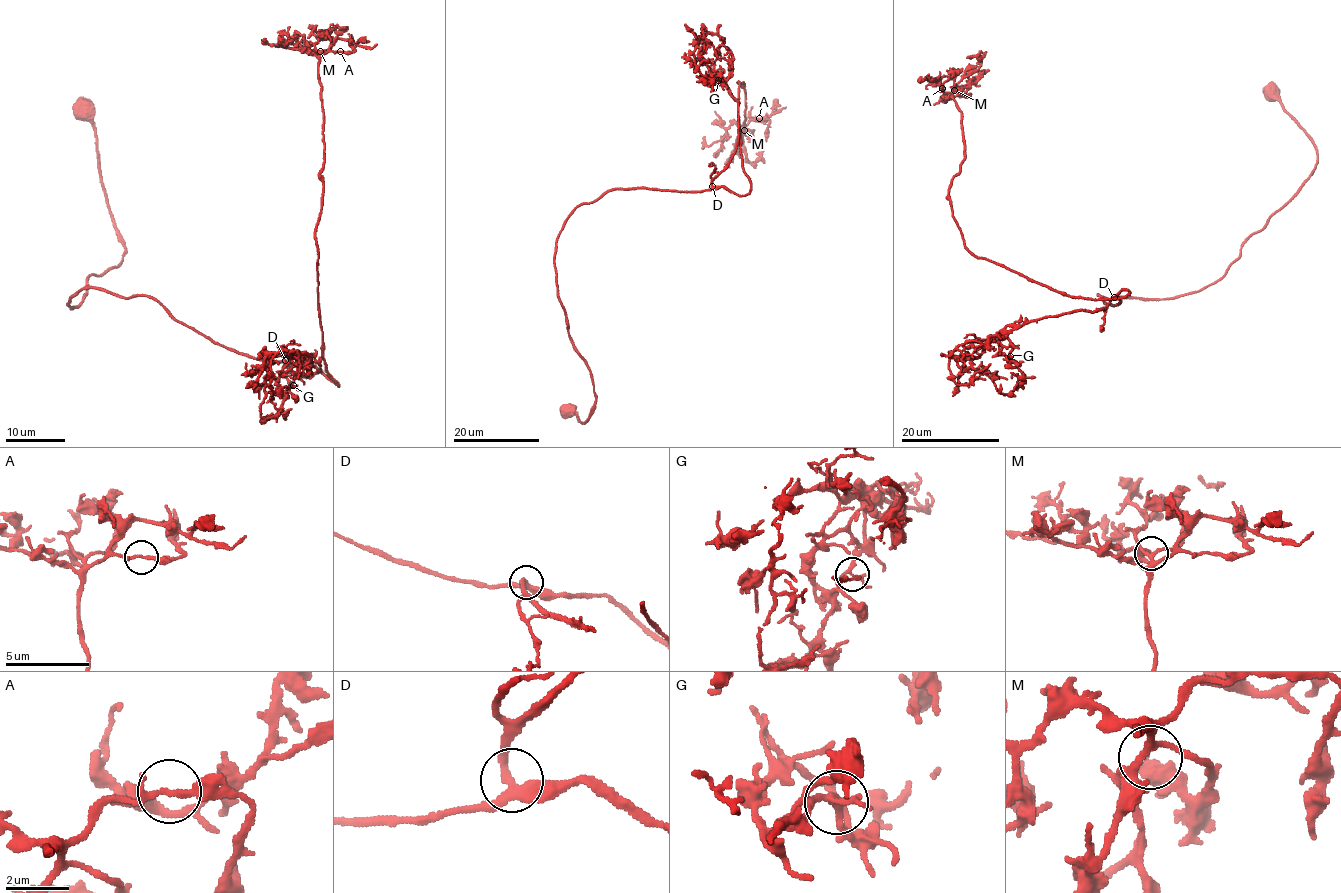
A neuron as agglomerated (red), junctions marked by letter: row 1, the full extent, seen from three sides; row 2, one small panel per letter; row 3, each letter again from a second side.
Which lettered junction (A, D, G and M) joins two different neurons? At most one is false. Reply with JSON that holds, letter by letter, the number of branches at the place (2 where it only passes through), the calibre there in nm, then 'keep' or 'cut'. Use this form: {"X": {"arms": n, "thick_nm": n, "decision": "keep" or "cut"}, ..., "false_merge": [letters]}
{"A": {"arms": 3, "thick_nm": 150, "decision": "keep"}, "D": {"arms": 3, "thick_nm": 240, "decision": "keep"}, "G": {"arms": 3, "thick_nm": 180, "decision": "cut"}, "M": {"arms": 3, "thick_nm": 200, "decision": "keep"}, "false_merge": ["G"]}

